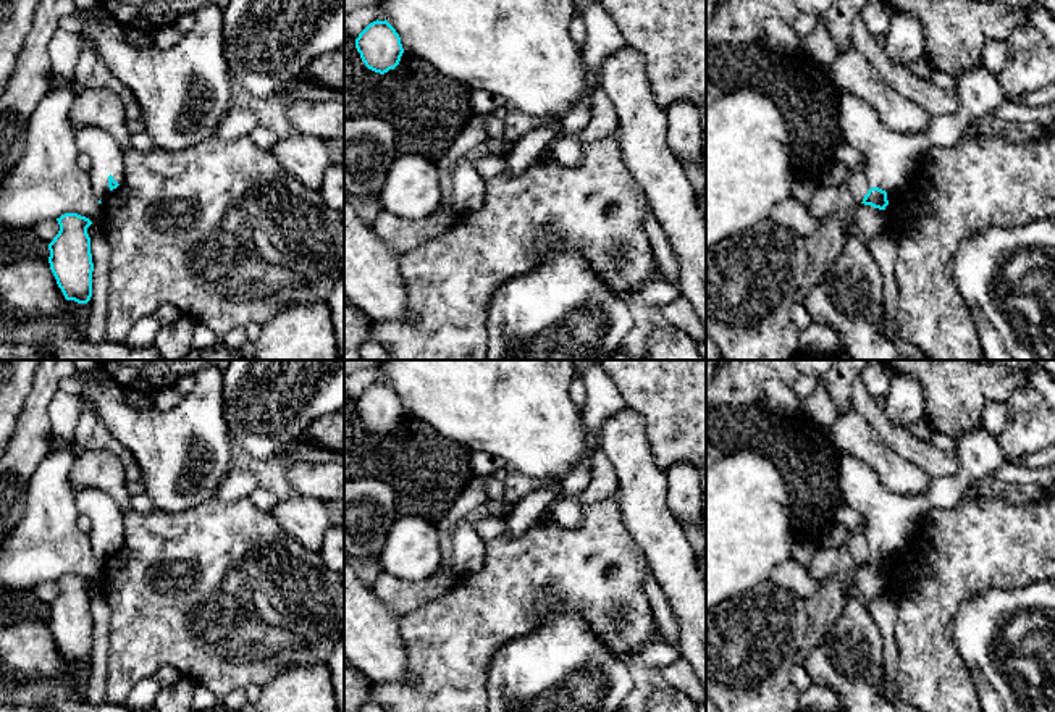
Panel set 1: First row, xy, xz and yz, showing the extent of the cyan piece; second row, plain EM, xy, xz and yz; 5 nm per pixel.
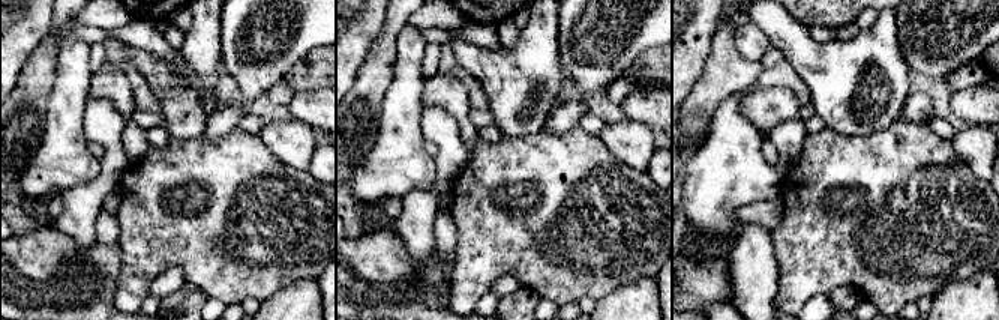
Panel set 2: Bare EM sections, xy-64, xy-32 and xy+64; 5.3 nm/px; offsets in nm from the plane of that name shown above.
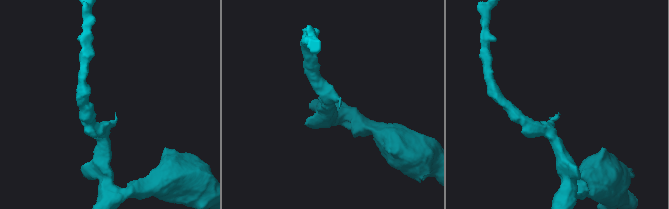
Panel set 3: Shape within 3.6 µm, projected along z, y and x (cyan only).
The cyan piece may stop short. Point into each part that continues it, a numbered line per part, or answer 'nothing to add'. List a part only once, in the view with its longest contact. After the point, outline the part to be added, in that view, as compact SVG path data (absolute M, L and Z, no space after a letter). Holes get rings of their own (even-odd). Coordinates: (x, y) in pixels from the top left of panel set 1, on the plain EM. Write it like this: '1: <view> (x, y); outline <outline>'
1: xy (102, 510); outline M86 488L74 492L74 504L79 515L86 515L92 530L90 549L97 562L103 563L111 554L108 538L123 544L123 513L111 496L97 488Z

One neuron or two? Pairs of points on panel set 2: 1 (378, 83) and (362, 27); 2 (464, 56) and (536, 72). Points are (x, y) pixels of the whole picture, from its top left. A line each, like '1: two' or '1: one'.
1: two
2: one

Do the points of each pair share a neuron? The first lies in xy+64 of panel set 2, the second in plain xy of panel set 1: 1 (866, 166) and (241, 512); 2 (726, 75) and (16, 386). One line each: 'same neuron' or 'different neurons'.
1: same neuron
2: different neurons

